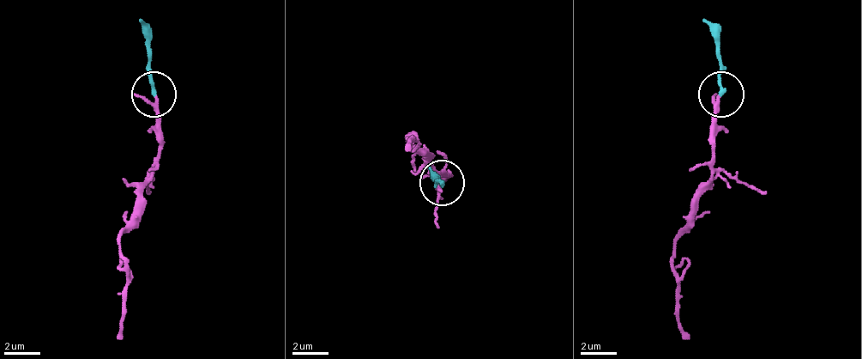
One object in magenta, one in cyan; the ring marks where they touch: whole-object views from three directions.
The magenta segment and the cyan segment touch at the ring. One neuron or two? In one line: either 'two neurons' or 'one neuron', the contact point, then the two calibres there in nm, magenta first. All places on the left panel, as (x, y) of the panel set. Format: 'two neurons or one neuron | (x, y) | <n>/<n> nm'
one neuron | (153, 94) | 180/220 nm

